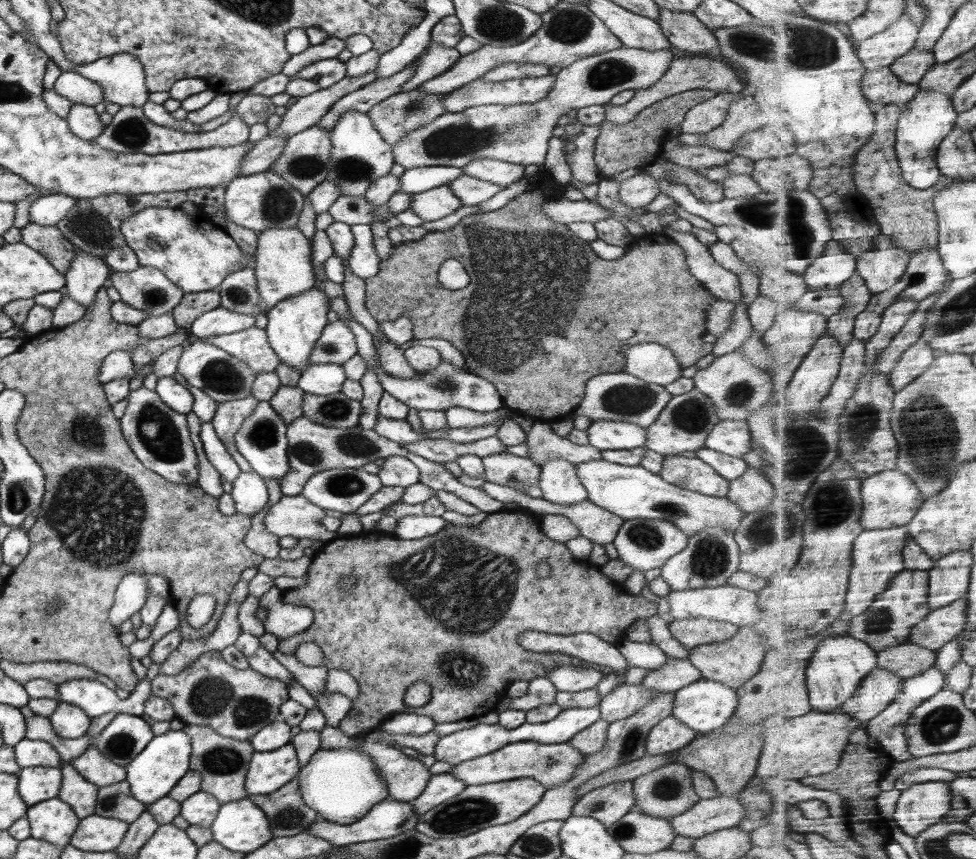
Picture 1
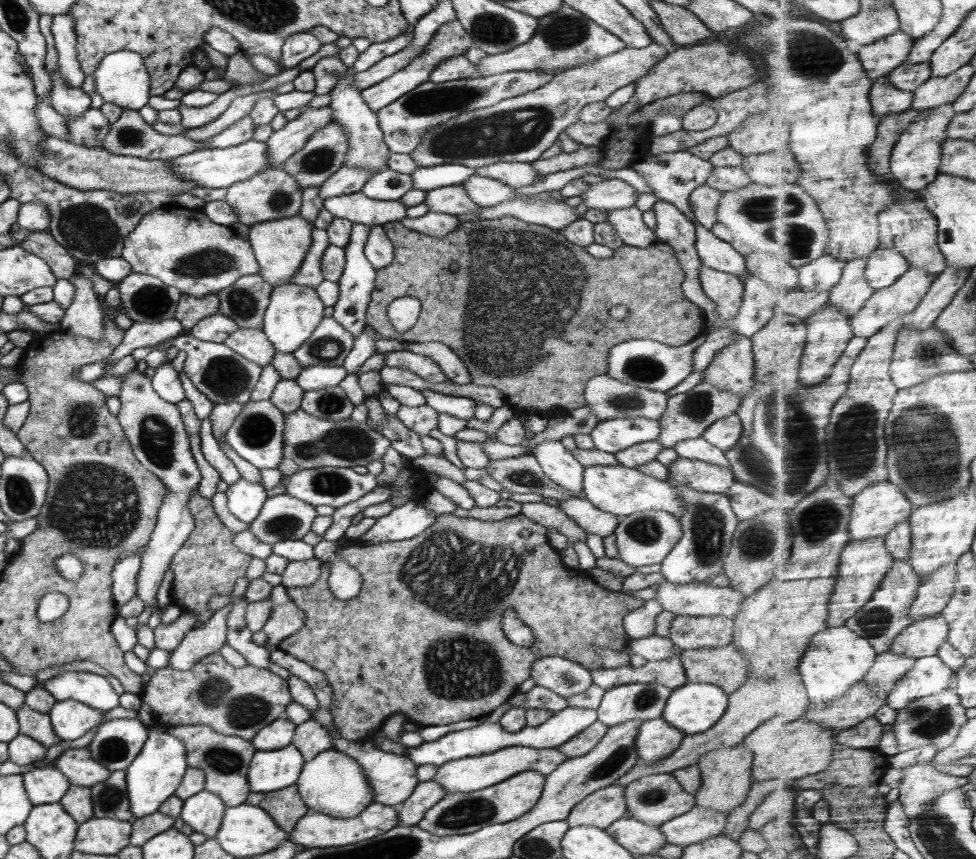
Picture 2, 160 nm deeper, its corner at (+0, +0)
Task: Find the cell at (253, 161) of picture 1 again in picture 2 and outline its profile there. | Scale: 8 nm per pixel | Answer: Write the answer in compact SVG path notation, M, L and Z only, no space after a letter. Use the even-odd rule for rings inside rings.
M310 108L291 122L287 122L284 128L275 130L266 141L266 158L270 167L282 168L282 164L290 159L298 150L304 149L306 141L317 130L332 123L332 110L326 108Z

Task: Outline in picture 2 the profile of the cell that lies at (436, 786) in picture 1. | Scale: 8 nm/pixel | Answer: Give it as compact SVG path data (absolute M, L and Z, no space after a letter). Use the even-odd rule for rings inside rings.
M433 780L418 783L412 794L396 807L400 824L417 826L426 810L445 796L443 786Z

